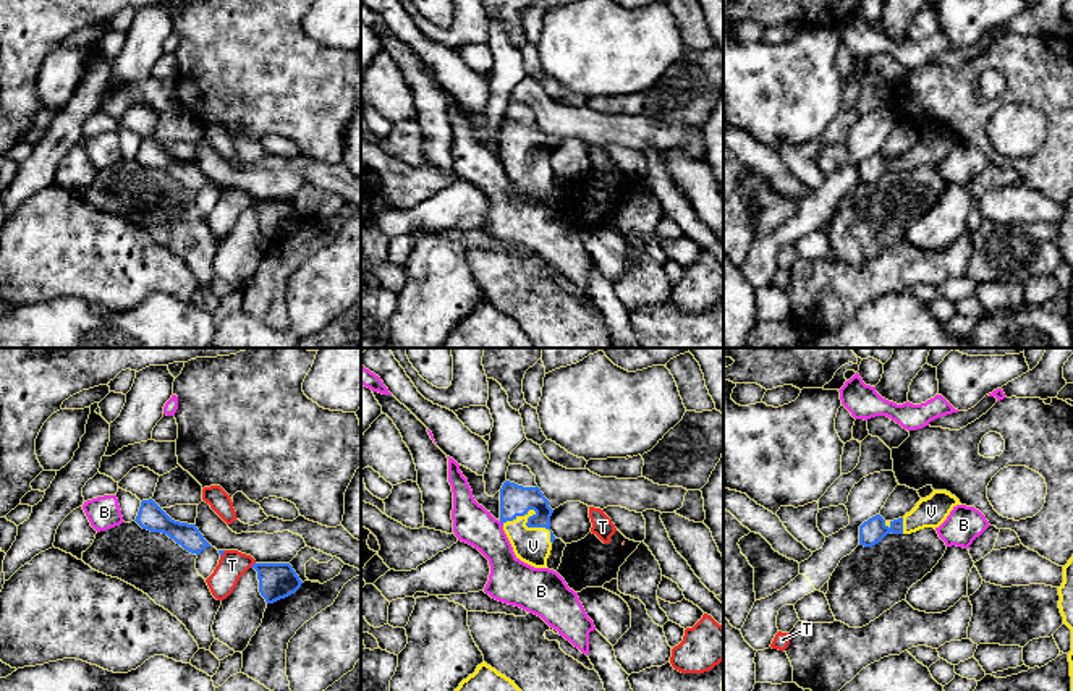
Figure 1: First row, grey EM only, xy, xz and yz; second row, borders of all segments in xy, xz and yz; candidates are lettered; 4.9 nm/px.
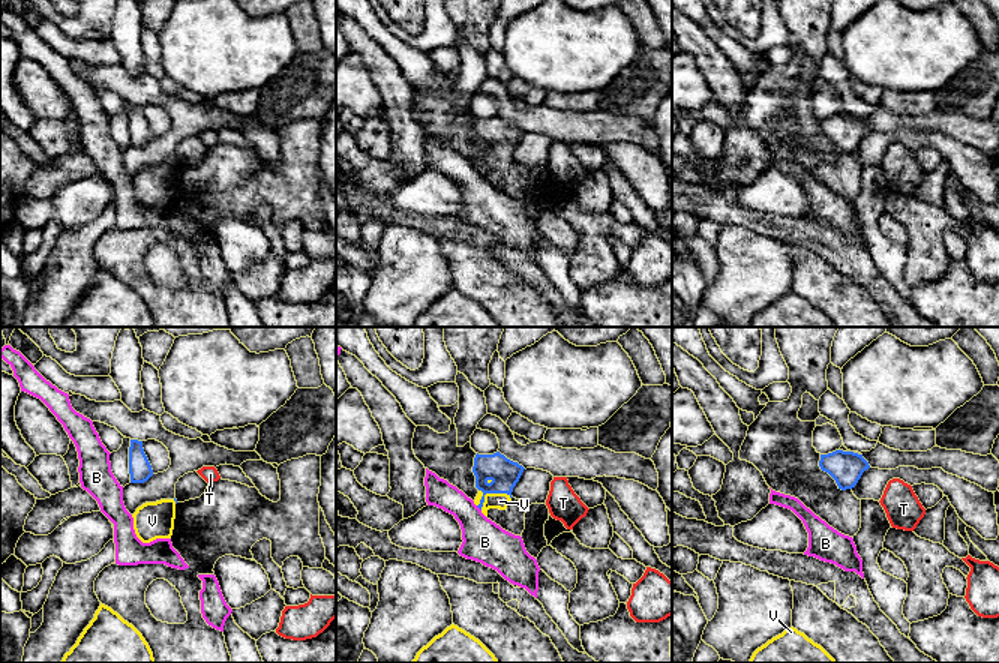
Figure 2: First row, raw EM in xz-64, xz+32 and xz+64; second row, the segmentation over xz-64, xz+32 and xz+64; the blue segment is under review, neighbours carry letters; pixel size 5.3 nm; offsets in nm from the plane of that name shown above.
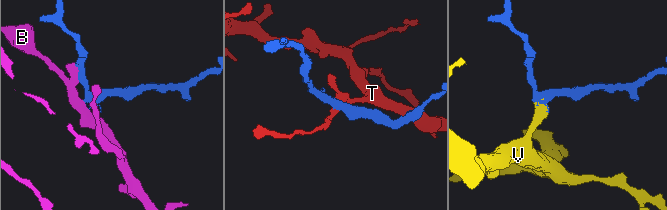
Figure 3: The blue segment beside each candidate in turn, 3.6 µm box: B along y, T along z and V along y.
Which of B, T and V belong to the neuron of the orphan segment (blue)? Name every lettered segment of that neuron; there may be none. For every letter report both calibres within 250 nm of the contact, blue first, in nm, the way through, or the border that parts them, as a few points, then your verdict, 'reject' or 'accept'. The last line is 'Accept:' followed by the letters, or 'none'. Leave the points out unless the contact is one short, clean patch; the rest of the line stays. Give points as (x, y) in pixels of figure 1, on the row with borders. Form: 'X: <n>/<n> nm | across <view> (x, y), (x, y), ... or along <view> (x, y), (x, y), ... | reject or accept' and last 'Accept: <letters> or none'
B: 160/190 nm | reject
T: 180/140 nm | along xy (254, 562), (250, 567) | reject
V: 160/180 nm | across xz (515, 500), (528, 517), (526, 525), (533, 546) | accept
Accept: V

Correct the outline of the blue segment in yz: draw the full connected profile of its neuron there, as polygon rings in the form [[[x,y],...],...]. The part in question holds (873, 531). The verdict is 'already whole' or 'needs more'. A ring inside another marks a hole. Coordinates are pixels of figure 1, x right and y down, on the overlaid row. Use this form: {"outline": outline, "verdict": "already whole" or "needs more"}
{"outline": [[[934,490],[921,498],[916,507],[903,518],[885,521],[876,515],[859,526],[859,545],[872,547],[887,534],[911,534],[924,528],[939,528],[950,511],[961,505],[960,500],[947,490]]], "verdict": "needs more"}

